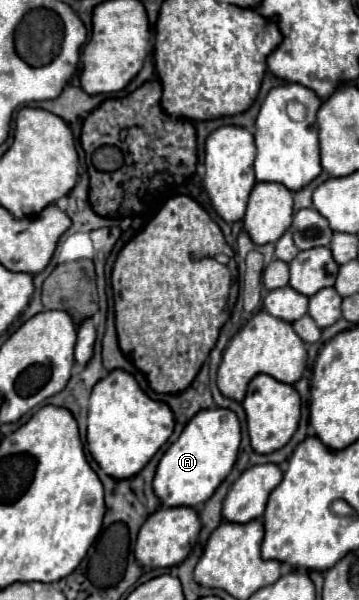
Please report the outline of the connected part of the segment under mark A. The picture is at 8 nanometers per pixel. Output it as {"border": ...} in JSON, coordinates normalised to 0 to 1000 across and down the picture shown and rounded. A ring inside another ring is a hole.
{"border":[[[635,680],[557,683],[507,717],[501,730],[457,753],[429,793],[429,820],[457,843],[568,840],[641,790],[669,743],[669,700]]]}

